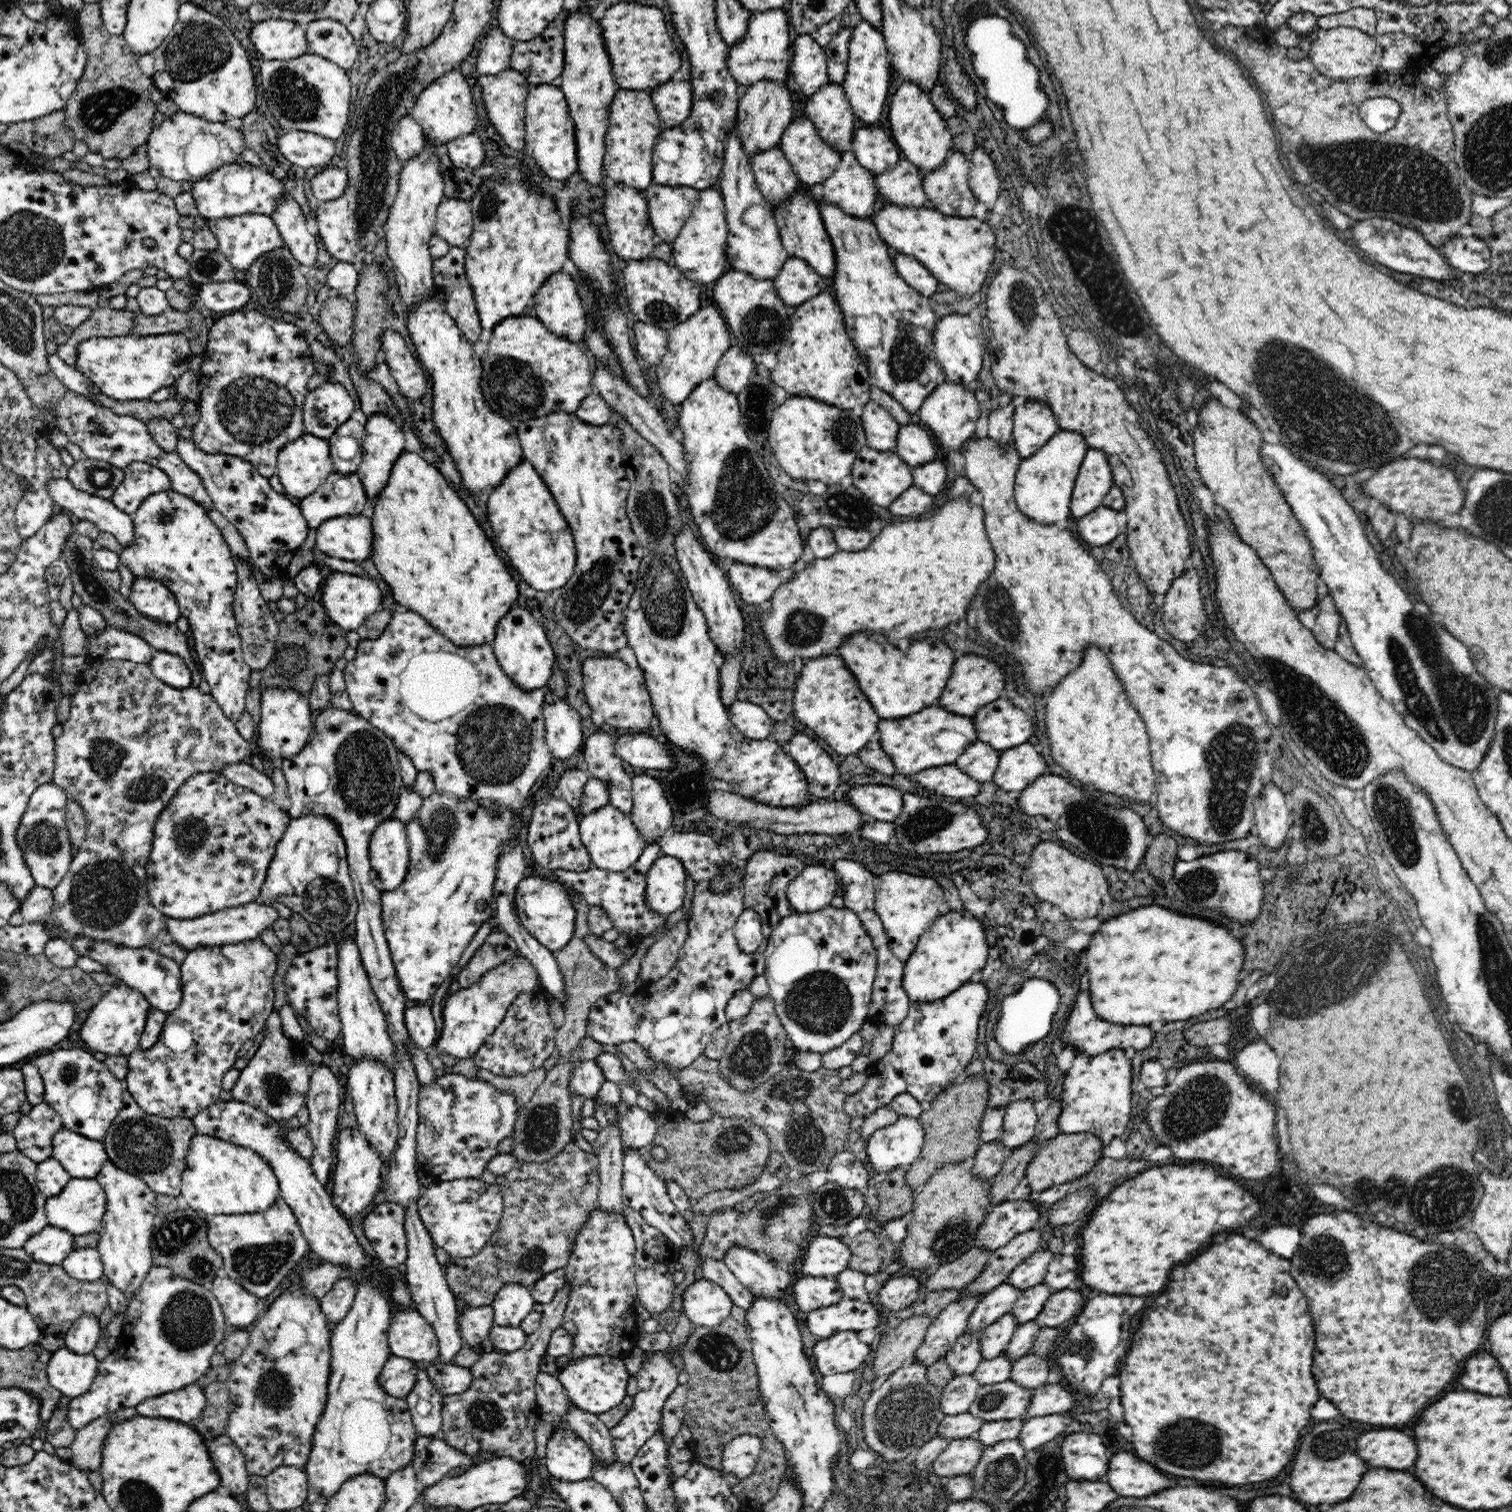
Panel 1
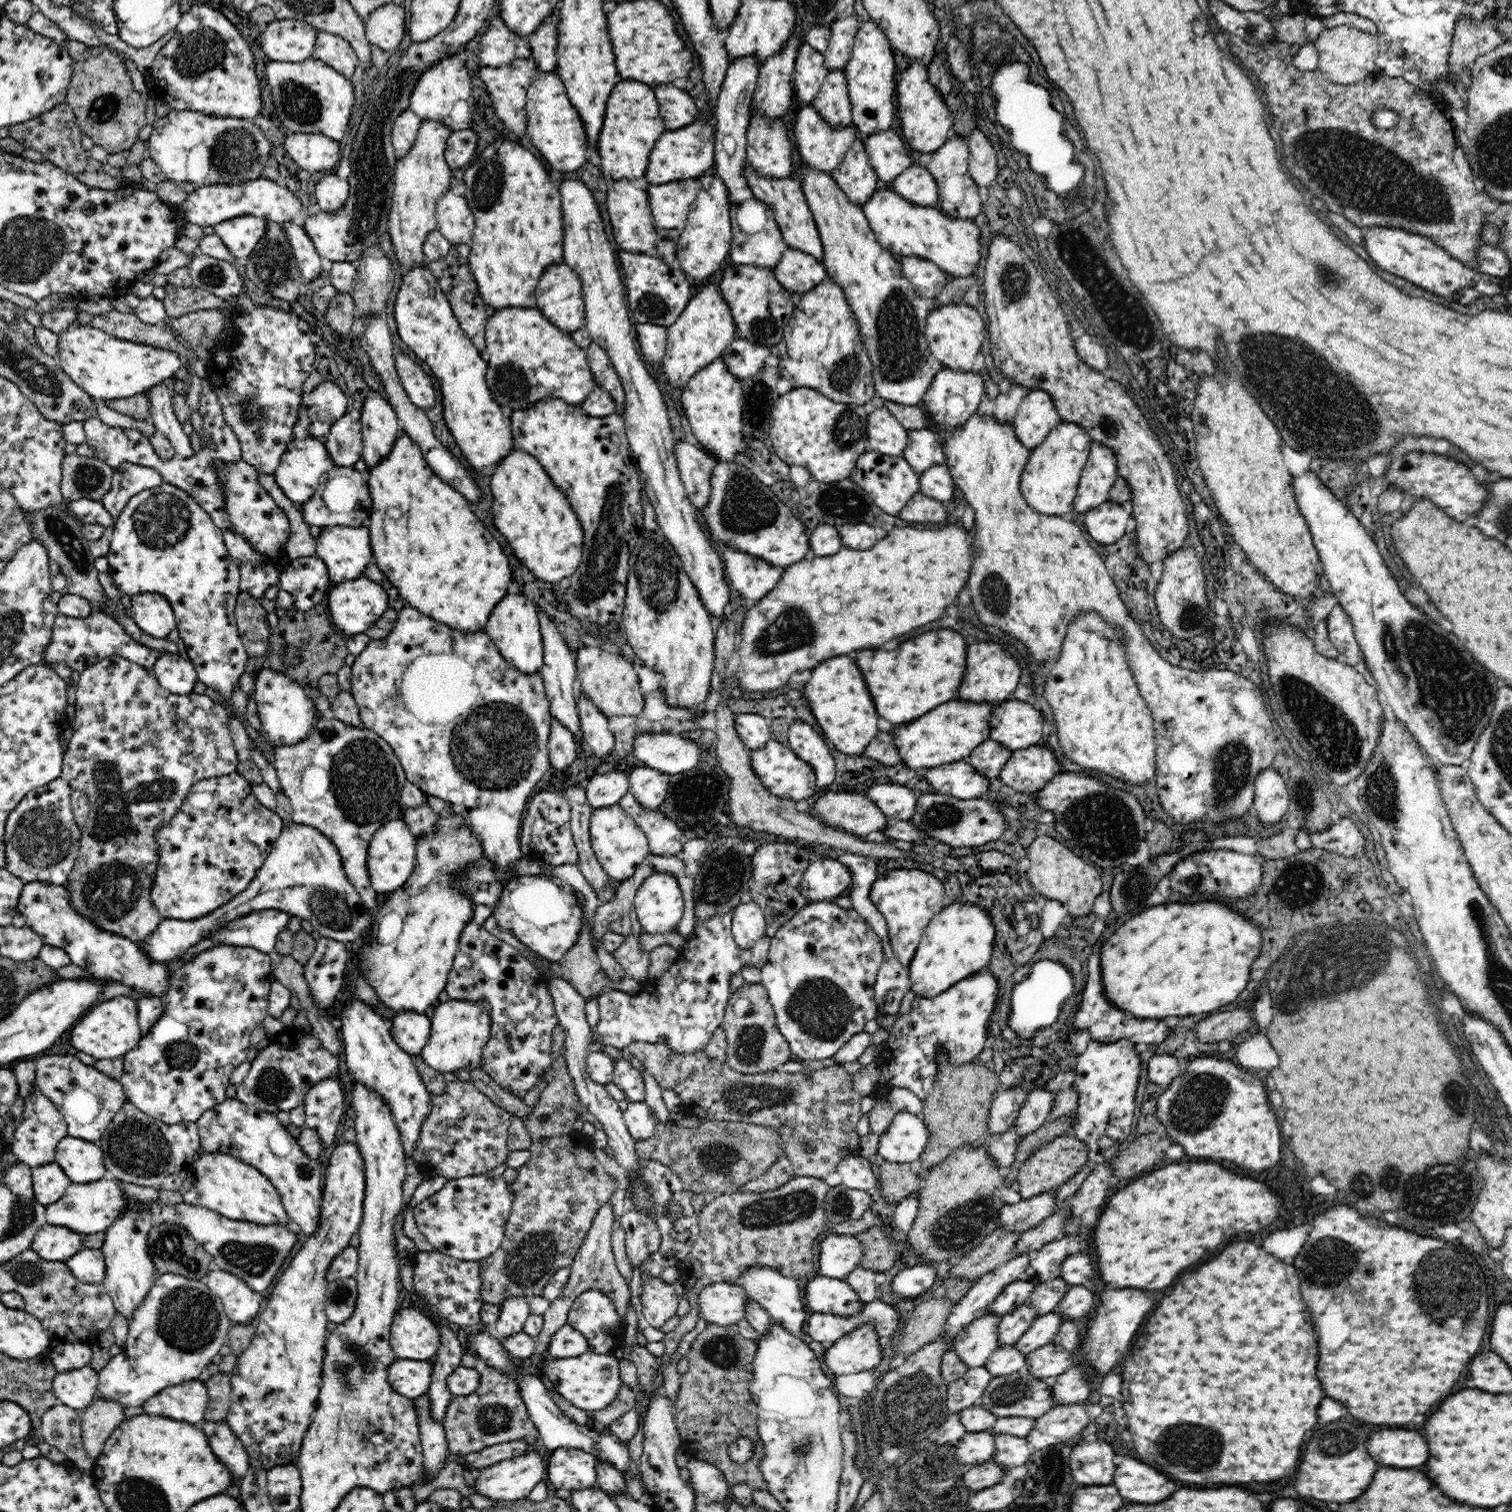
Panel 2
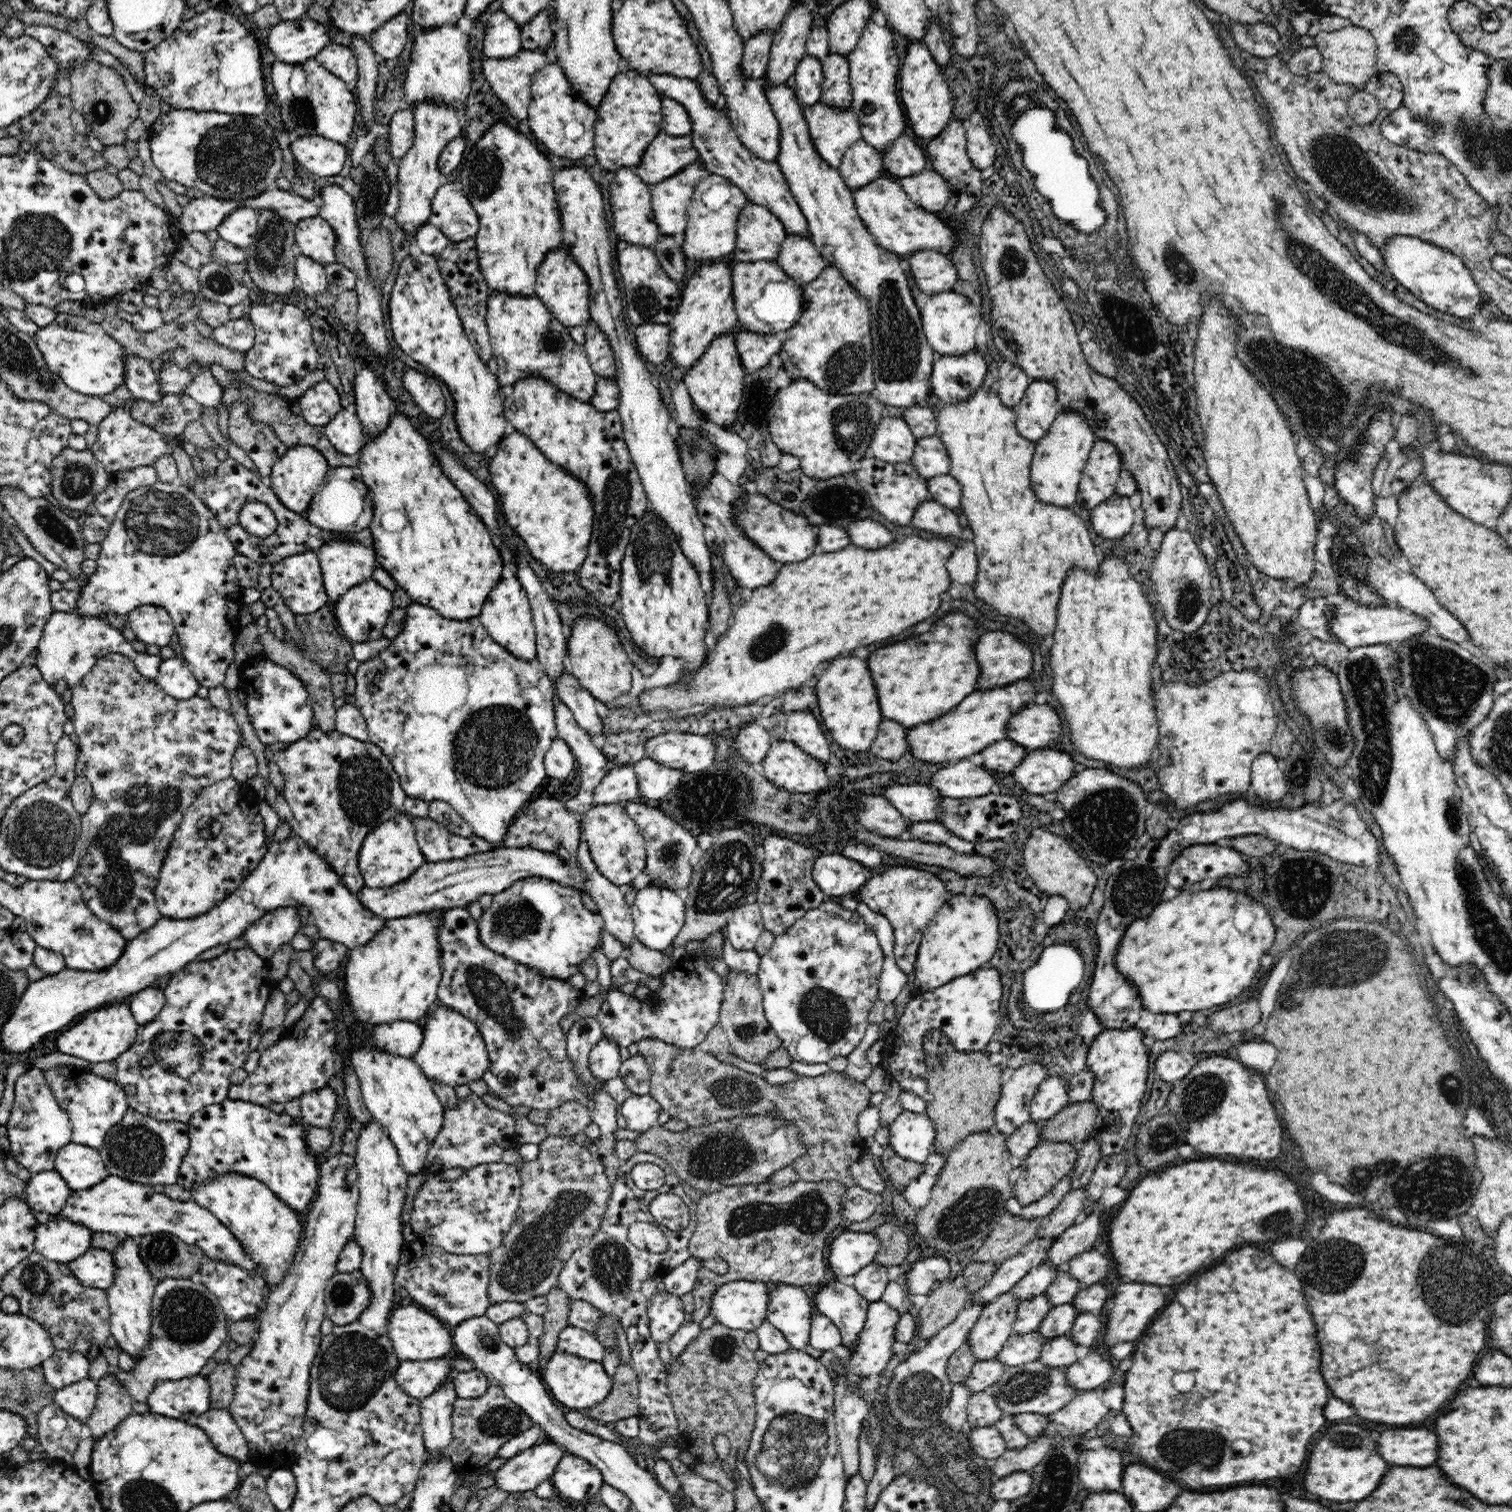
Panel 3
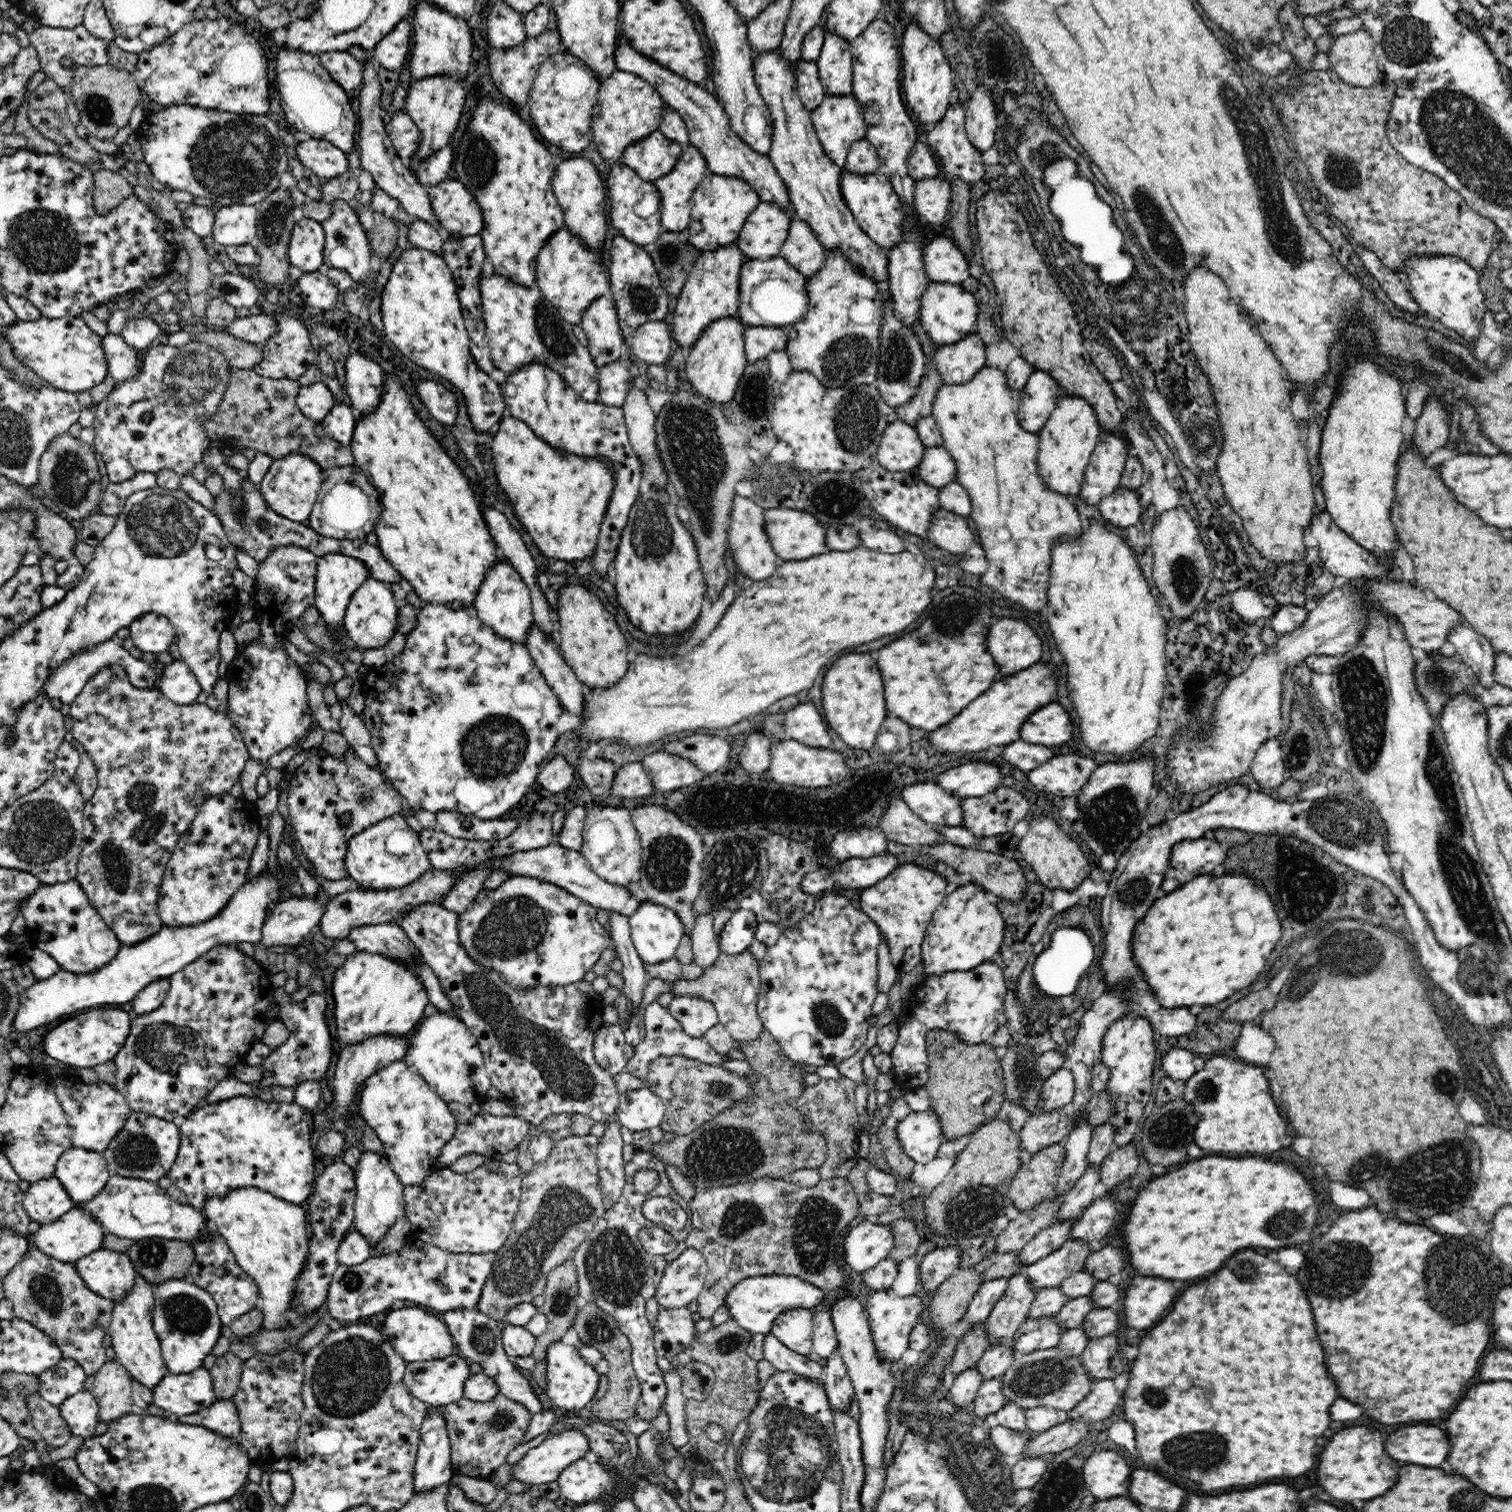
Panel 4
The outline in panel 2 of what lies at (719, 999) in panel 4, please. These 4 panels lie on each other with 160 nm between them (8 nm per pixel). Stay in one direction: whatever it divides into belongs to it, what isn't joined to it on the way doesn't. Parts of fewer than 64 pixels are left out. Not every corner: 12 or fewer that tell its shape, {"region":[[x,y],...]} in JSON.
{"region":[[760,983],[729,995],[726,1062],[774,1071],[792,1056]]}

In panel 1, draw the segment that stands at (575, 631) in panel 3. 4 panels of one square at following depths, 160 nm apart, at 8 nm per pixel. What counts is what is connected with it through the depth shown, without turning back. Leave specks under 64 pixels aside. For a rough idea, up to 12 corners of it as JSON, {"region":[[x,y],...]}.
{"region":[[618,657],[584,660],[601,723],[642,732],[655,711],[645,676]]}

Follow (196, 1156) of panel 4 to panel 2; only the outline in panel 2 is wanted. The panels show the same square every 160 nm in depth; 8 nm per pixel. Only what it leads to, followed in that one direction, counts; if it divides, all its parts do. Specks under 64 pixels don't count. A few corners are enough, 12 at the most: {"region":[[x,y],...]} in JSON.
{"region":[[236,1097],[195,1123],[277,1188],[292,1227],[318,1228],[322,1166],[275,1114]]}

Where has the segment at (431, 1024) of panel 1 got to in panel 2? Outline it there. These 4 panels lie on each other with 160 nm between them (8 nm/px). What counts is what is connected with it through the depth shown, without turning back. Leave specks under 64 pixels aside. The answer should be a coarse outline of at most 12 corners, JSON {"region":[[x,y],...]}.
{"region":[[414,1011],[391,1014],[394,1042],[410,1056],[430,1038],[430,1020]]}

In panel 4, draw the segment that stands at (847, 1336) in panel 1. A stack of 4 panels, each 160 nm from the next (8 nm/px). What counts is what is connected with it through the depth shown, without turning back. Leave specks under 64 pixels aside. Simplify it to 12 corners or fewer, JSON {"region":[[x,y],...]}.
{"region":[[872,1292],[878,1356],[900,1360],[927,1306],[921,1293]]}

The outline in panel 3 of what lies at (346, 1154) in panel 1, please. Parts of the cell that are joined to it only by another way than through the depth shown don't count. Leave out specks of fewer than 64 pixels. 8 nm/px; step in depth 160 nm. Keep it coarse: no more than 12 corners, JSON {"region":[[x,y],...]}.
{"region":[[355,1158],[319,1169],[288,1276],[235,1367],[247,1461],[302,1441],[325,1286],[354,1236]]}

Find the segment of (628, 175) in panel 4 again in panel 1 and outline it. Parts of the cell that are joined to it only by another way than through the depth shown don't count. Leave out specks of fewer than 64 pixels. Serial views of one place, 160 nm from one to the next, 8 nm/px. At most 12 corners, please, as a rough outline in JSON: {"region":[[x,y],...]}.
{"region":[[610,186],[604,216],[625,261],[652,255],[657,240],[644,192]]}

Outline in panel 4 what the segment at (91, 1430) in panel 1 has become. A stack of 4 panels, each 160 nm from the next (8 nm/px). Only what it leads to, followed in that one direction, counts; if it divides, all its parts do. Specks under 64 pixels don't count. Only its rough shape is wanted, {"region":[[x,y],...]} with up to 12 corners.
{"region":[[116,1359],[96,1371],[101,1421],[135,1411],[131,1376]]}

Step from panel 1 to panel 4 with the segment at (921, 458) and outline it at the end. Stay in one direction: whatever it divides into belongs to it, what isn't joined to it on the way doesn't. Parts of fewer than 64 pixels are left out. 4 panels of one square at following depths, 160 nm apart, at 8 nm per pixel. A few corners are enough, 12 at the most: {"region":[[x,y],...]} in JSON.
{"region":[[926,447],[917,471],[937,489],[957,482],[945,447]]}

